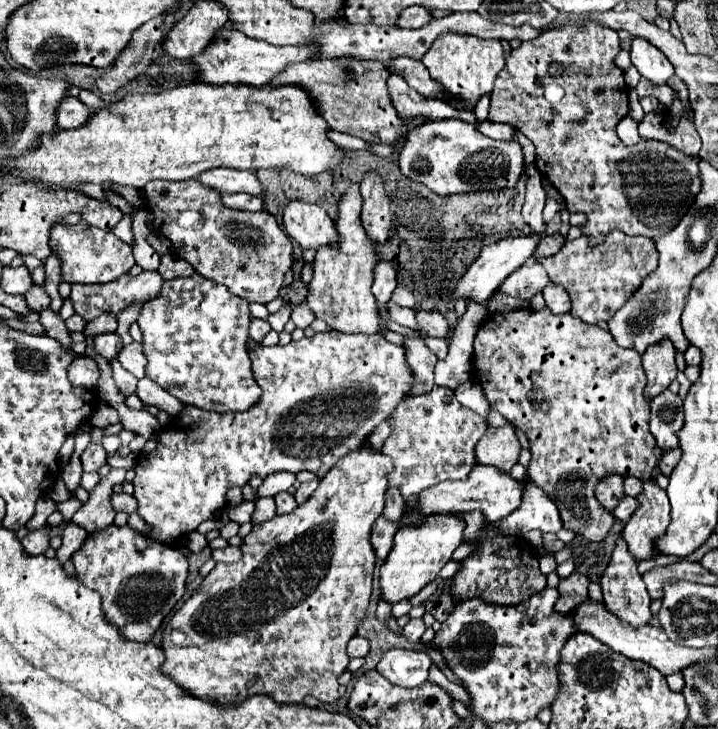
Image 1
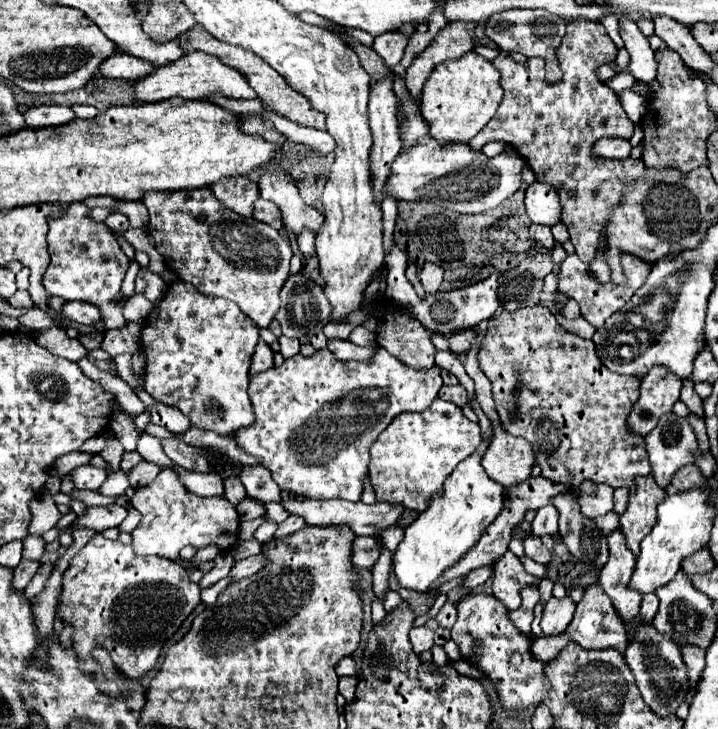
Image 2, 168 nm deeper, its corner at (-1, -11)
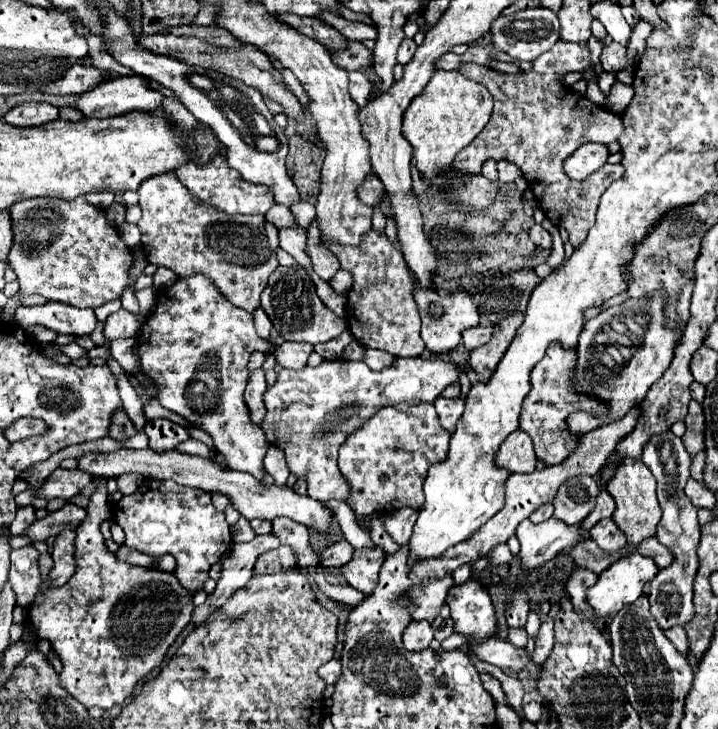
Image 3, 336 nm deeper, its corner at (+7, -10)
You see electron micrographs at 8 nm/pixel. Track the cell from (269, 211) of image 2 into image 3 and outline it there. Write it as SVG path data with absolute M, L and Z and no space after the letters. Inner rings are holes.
M274 205L264 217L266 217L266 221L270 221L272 225L276 225L278 229L280 229L280 227L294 227L294 225L296 225L296 219L294 219L292 211L290 211L286 205Z

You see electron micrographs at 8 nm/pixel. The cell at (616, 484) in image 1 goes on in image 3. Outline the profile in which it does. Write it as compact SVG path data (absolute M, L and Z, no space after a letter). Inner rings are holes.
M588 475L570 477L566 483L558 487L556 497L552 501L554 519L564 521L566 525L580 523L594 509L594 499L598 493L600 487L594 477Z

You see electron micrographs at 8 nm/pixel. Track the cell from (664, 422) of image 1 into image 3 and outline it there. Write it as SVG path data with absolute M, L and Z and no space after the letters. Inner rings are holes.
M666 433L658 435L658 439L650 439L650 445L646 445L646 451L642 453L642 461L656 477L656 495L662 507L662 519L656 529L656 539L662 545L666 545L674 555L674 561L666 569L660 569L650 585L648 597L652 605L652 615L662 629L674 625L686 625L688 619L692 619L694 615L692 583L698 571L696 547L700 543L700 525L696 517L698 509L684 495L684 485L690 479L690 457L686 455L682 439L674 437L672 433Z

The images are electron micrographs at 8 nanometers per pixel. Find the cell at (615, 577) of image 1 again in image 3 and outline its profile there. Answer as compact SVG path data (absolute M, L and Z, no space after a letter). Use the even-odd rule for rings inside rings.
M606 517L600 519L592 529L590 529L590 537L604 549L604 551L620 551L620 547L626 543L626 537L622 535L622 531L618 529L618 525Z

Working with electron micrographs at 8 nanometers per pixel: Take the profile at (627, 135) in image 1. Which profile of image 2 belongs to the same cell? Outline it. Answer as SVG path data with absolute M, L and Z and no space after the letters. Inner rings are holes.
M602 138L596 146L594 146L594 156L602 156L602 158L628 158L630 156L630 142L626 138Z

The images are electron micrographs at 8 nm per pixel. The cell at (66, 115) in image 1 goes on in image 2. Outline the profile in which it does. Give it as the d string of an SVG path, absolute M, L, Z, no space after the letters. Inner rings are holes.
M36 106L30 108L28 112L24 112L26 116L26 124L30 128L48 128L48 126L62 126L68 124L76 118L74 110L70 106Z

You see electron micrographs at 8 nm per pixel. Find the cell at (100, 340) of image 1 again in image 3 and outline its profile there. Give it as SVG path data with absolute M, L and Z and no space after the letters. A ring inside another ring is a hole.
M120 309L116 313L112 313L108 317L108 321L104 323L104 335L106 335L106 341L112 341L112 339L130 339L136 335L140 323L138 319L128 313L126 309Z

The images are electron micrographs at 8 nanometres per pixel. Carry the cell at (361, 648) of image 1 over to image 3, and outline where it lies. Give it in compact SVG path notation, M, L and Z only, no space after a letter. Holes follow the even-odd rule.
M332 659L332 661L328 661L326 665L322 665L318 669L318 675L324 679L326 685L334 685L338 681L338 675L342 673L340 669L342 669L342 665L338 663L338 659Z

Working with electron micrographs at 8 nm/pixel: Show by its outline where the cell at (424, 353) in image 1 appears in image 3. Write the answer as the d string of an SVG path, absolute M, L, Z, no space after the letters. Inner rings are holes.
M374 229L362 235L360 247L342 247L322 239L320 243L338 257L342 269L352 273L354 283L348 291L346 321L354 339L368 349L382 349L396 357L420 357L426 347L420 337L418 305L412 297L414 283L402 251L384 233Z

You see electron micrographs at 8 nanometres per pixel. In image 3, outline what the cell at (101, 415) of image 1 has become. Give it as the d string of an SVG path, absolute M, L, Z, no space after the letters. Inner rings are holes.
M96 479L96 483L98 491L90 497L90 505L86 509L88 515L84 523L76 529L76 573L66 585L38 593L28 607L28 619L30 627L34 627L36 631L36 637L48 639L54 653L60 655L60 685L88 709L112 709L116 705L122 705L134 693L136 683L140 683L164 661L176 637L190 623L194 603L192 595L184 591L178 579L174 579L174 573L160 573L146 567L122 563L114 557L112 551L106 549L104 537L100 533L100 523L112 515L106 503L108 479Z

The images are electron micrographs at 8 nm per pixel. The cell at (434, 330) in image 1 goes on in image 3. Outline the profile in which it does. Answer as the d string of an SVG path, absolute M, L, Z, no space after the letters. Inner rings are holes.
M478 325L478 327L472 327L470 331L464 331L462 333L462 343L466 349L476 349L476 347L482 347L490 341L494 333L494 327L484 327L484 325Z

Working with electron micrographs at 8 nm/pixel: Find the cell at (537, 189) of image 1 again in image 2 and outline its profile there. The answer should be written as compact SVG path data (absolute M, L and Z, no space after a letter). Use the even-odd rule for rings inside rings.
M532 224L530 226L530 236L544 248L552 248L554 246L554 238L552 238L552 232L548 226L538 226L538 224Z

